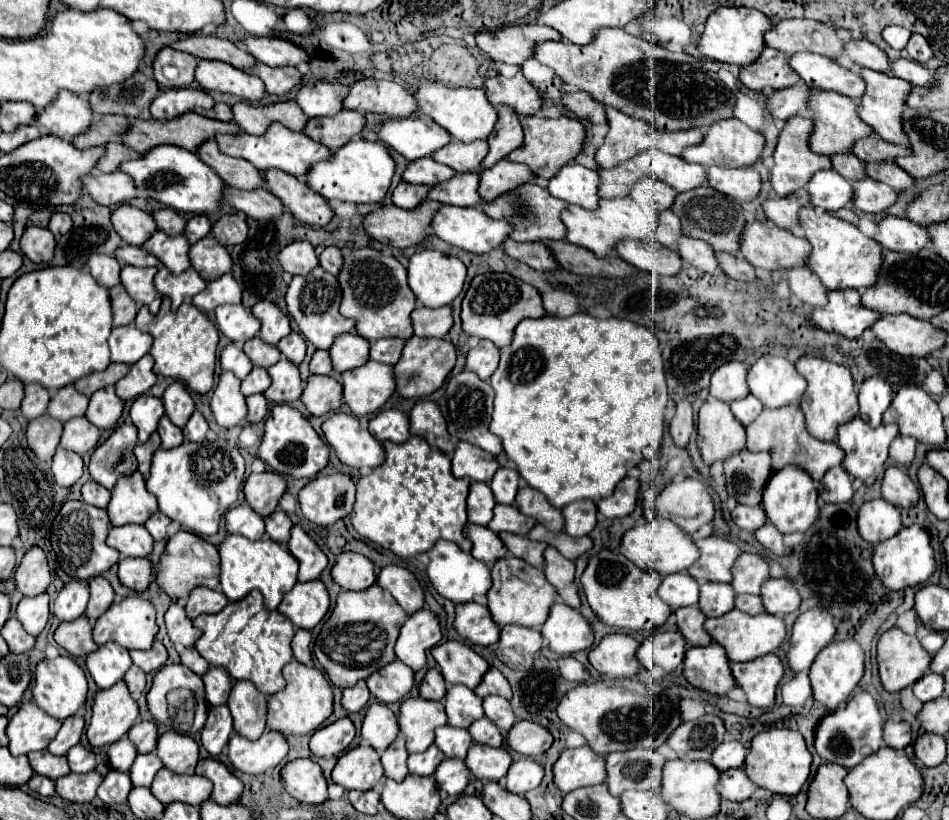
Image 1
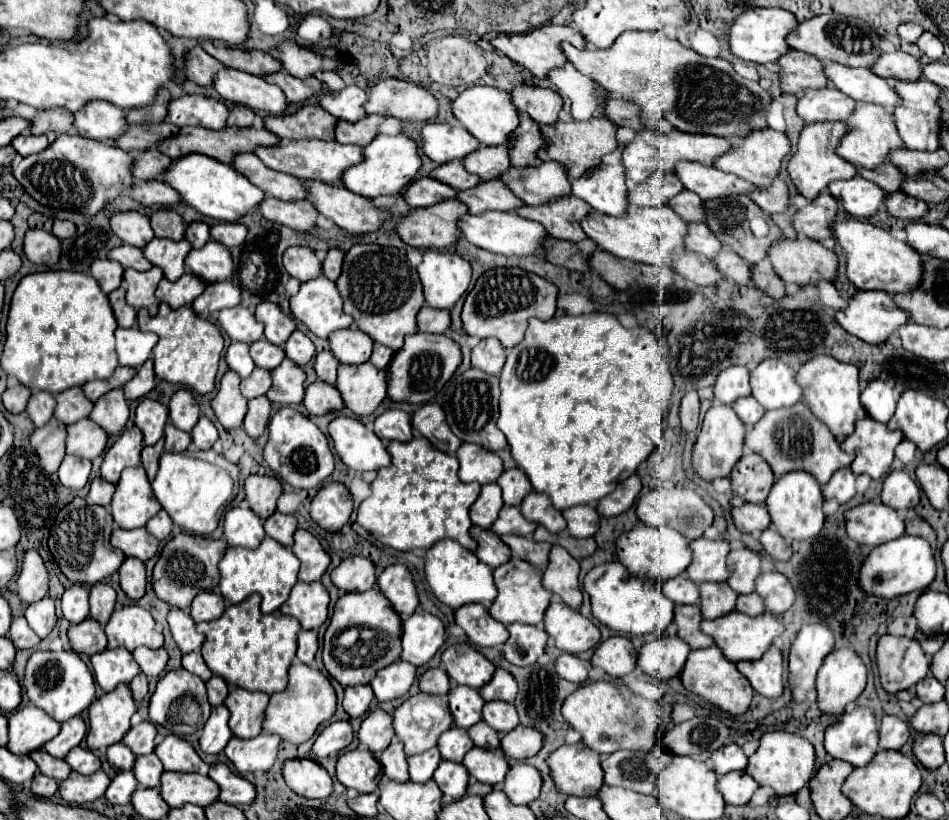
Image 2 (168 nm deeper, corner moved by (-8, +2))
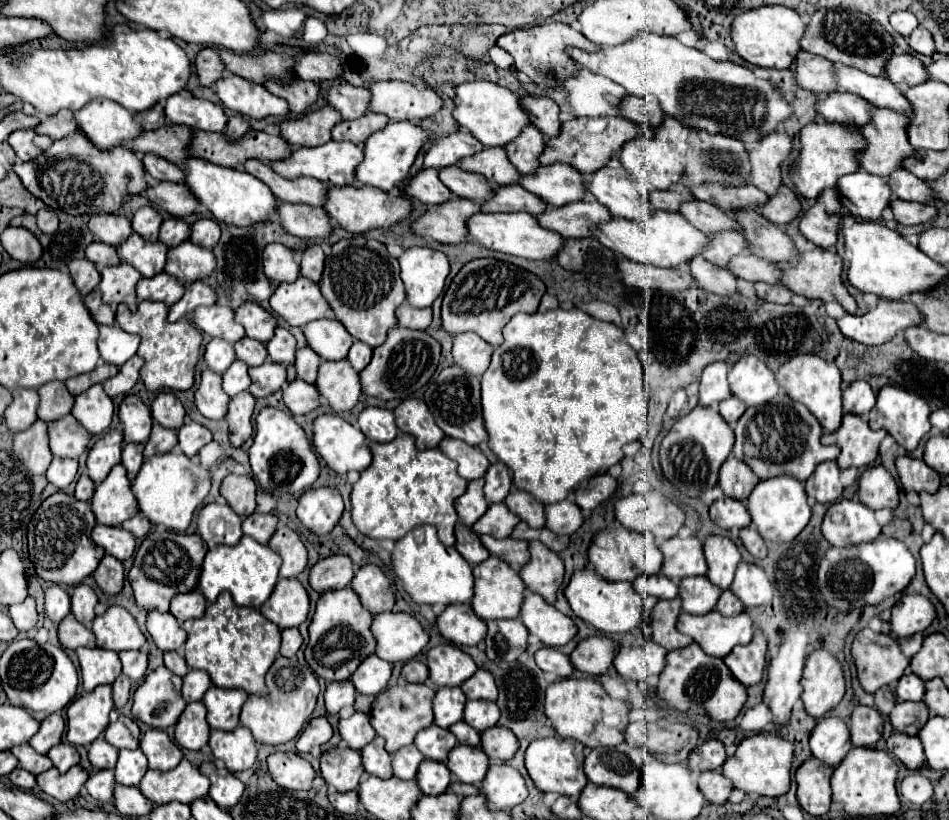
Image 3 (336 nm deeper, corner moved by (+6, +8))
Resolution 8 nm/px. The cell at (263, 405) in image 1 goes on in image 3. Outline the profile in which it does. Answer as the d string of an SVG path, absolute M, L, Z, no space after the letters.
M241 392L229 400L229 410L225 414L225 420L229 424L229 442L235 448L243 446L243 442L253 432L253 424L251 424L253 406L255 406L255 398L249 392Z

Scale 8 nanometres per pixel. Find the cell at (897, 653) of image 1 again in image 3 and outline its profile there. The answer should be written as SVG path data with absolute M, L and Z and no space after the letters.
M869 628L857 632L851 654L857 666L857 680L867 694L873 694L881 686L895 684L909 666L895 638Z

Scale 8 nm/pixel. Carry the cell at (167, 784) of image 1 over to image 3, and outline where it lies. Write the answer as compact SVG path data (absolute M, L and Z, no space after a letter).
M183 758L177 768L169 772L147 770L139 790L153 804L169 804L173 800L191 804L209 792L209 778L203 776L187 758Z

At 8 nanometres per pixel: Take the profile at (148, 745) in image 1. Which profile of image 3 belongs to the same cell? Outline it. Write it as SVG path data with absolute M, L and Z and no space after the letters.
M119 716L115 724L109 724L105 730L105 740L113 744L117 750L121 748L139 748L139 726L133 718Z

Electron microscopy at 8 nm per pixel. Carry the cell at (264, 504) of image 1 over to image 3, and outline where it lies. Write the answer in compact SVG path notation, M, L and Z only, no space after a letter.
M229 474L223 482L221 482L221 496L227 500L227 504L241 516L247 518L249 514L255 512L255 492L257 486L253 482L253 478L249 476L235 476Z

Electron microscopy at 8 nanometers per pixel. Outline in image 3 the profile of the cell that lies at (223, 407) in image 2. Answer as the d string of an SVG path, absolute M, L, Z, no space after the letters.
M203 370L201 384L195 392L195 406L209 420L221 420L225 416L229 396L221 388L221 376L213 370Z

